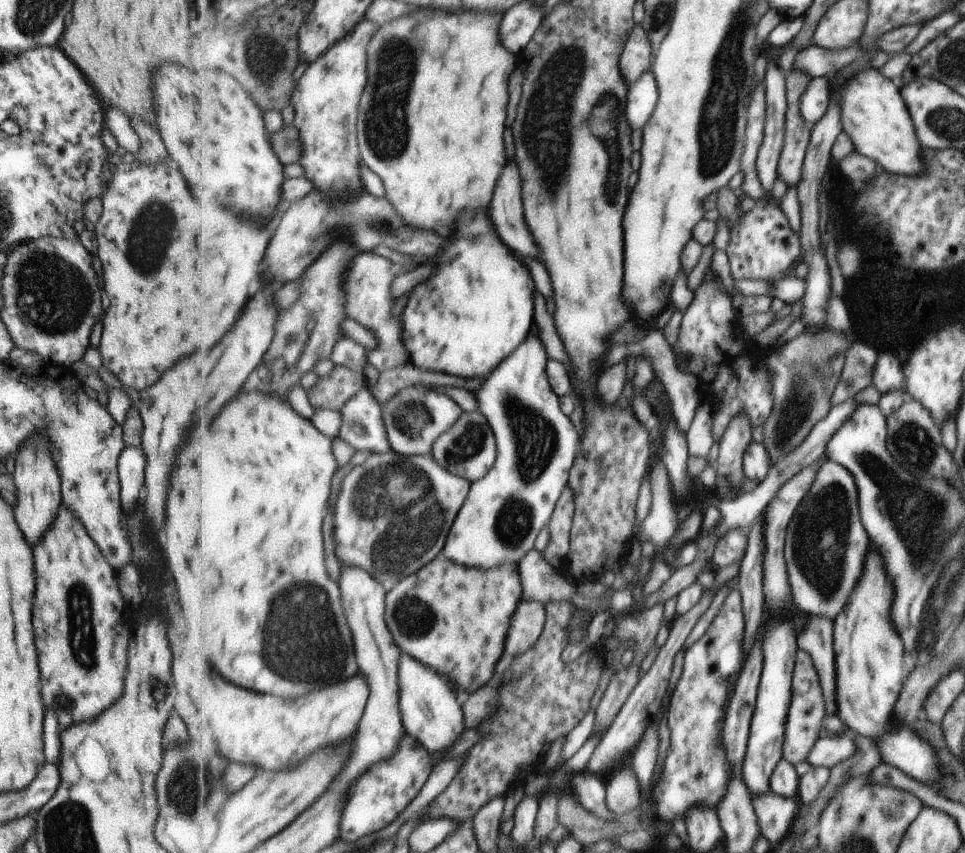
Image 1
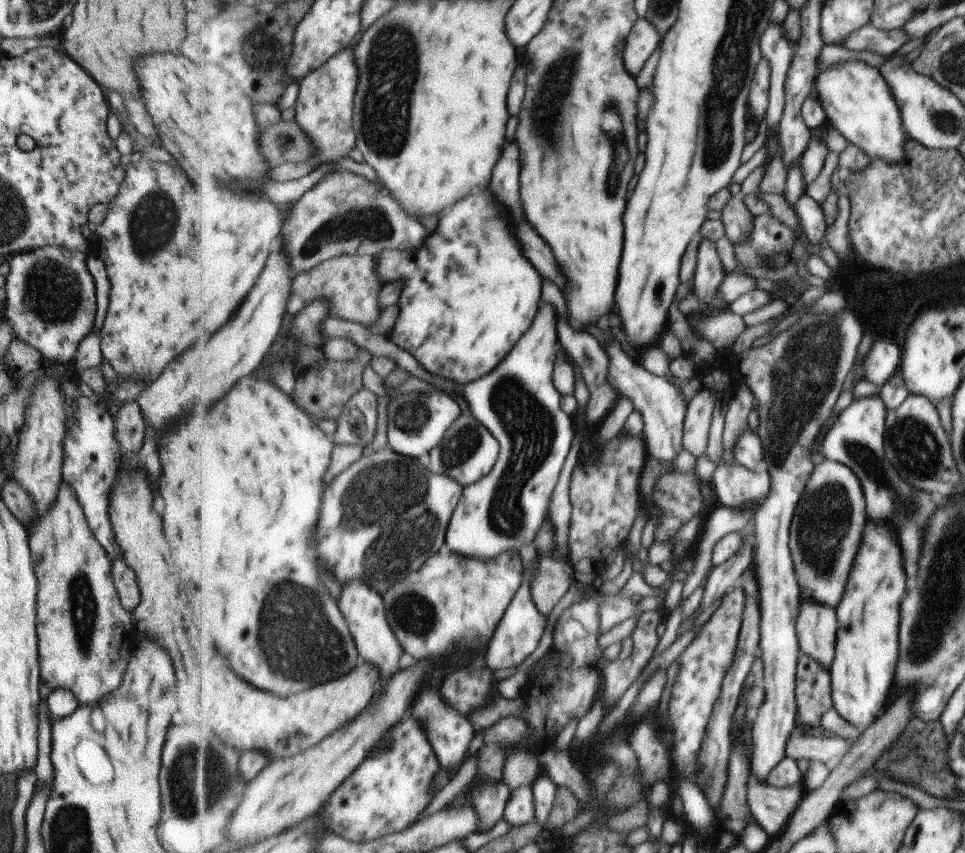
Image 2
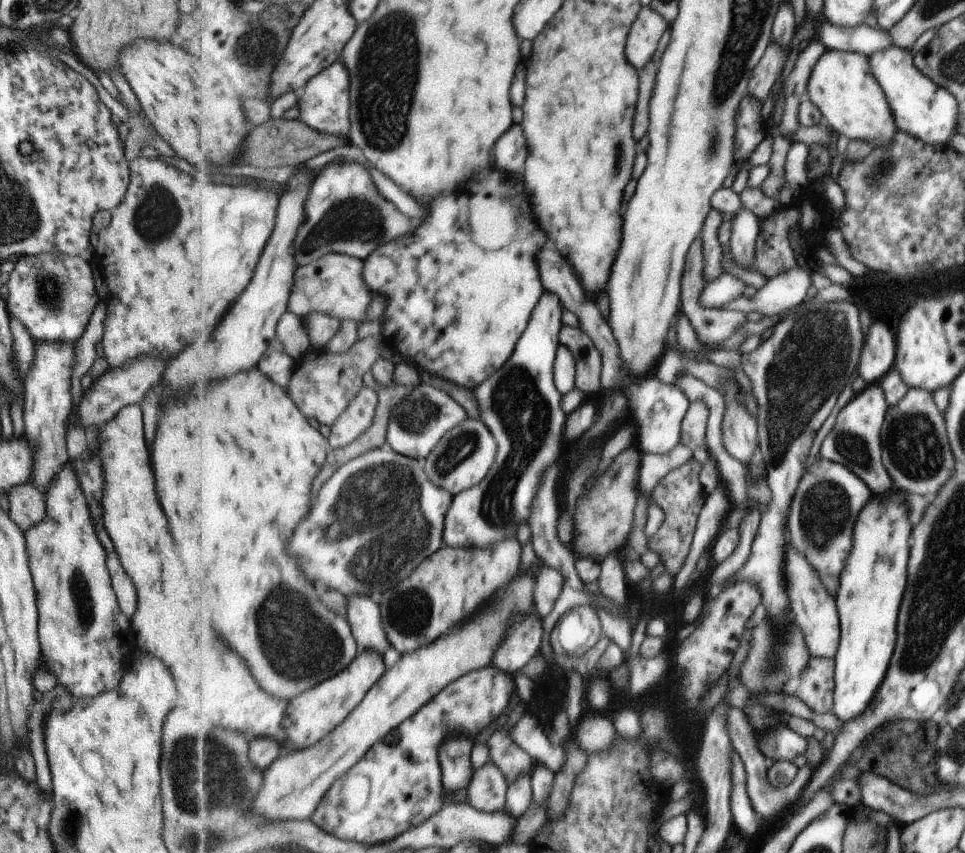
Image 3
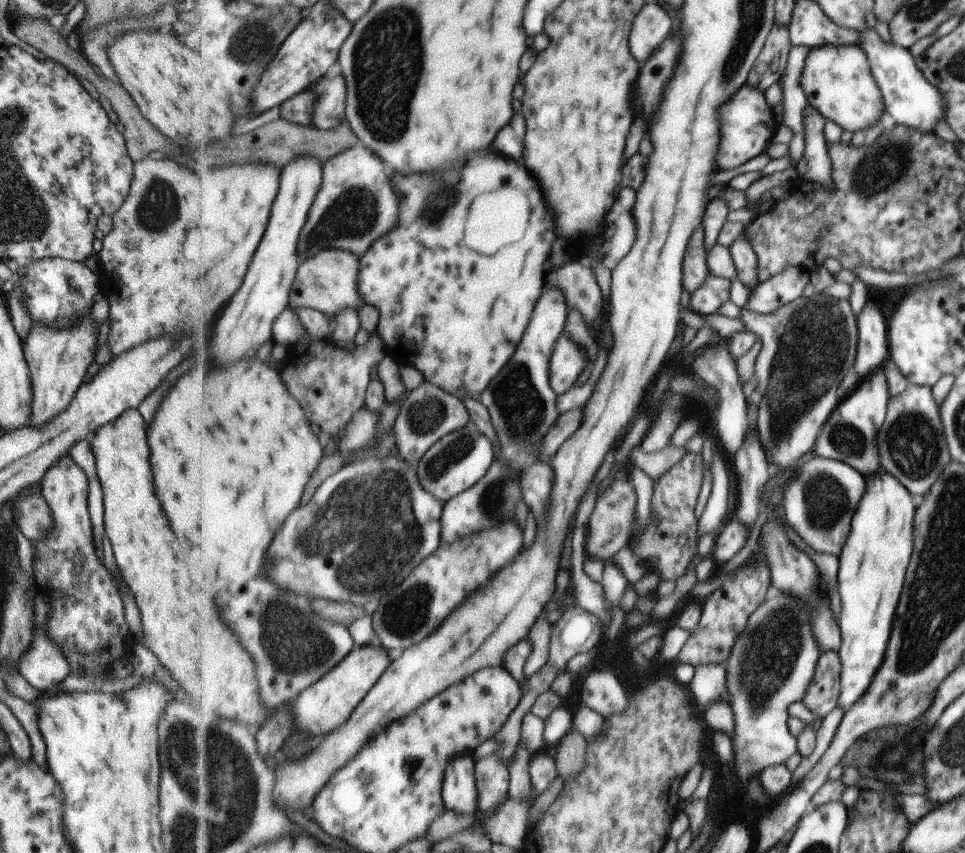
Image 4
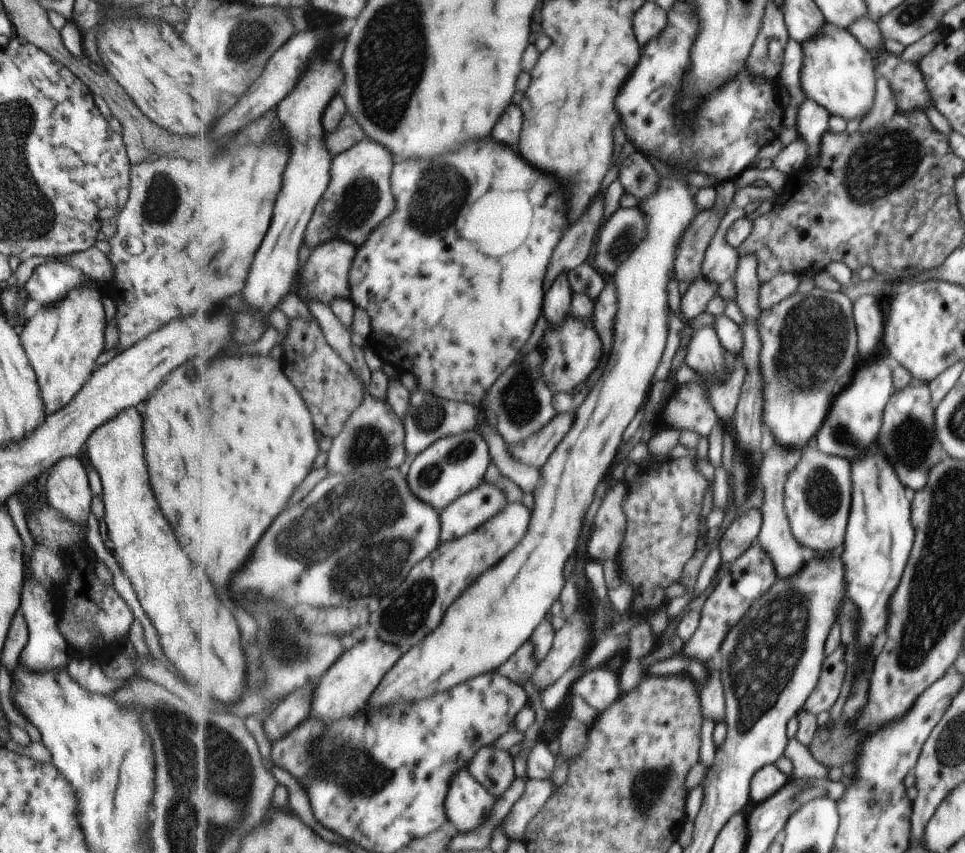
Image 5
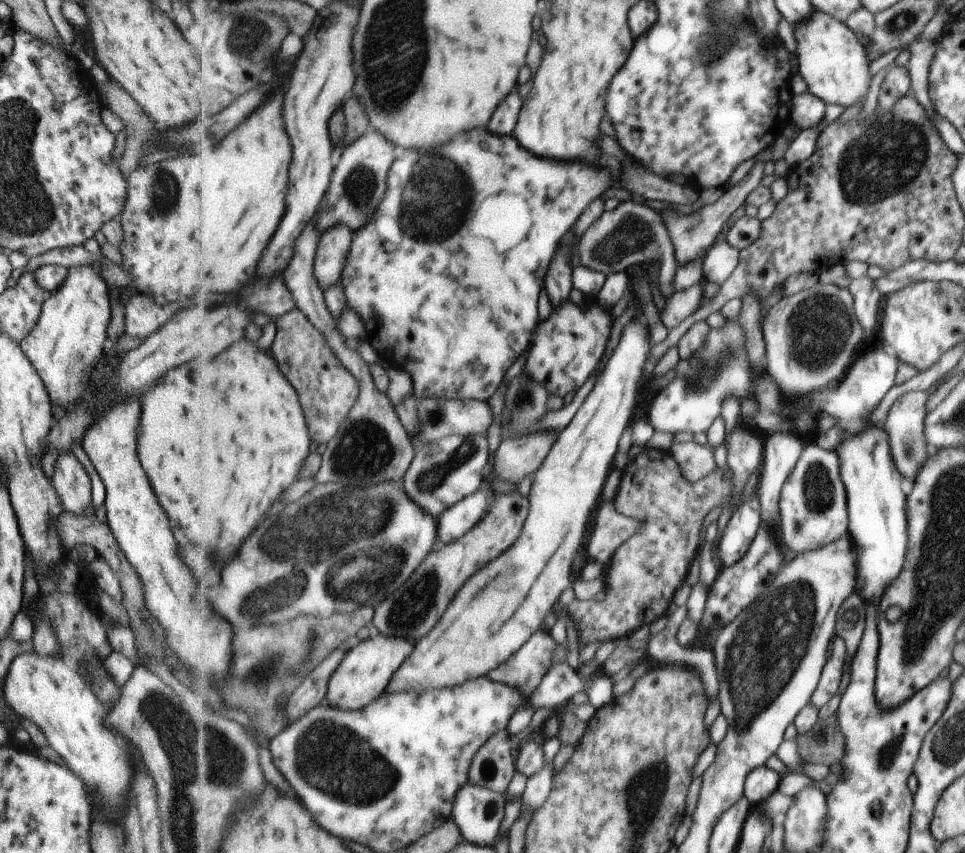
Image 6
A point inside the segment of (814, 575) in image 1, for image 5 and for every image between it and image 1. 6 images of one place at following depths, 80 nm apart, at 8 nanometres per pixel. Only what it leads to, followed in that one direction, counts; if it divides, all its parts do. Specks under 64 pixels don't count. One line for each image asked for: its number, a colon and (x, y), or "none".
2: (826, 530)
3: (830, 497)
4: (819, 504)
5: (818, 495)

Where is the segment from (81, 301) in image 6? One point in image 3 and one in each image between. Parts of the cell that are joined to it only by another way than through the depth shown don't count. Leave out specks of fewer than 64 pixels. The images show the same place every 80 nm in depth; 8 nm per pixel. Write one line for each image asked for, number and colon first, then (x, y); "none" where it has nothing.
3: (46, 396)
4: (57, 359)
5: (62, 342)

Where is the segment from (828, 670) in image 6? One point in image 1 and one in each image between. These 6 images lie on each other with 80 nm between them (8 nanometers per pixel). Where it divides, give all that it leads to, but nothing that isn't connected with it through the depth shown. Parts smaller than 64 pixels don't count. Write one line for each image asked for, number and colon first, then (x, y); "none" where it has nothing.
1: (808, 709)
2: (814, 697)
3: (817, 686)
4: (822, 698)
5: (823, 698)

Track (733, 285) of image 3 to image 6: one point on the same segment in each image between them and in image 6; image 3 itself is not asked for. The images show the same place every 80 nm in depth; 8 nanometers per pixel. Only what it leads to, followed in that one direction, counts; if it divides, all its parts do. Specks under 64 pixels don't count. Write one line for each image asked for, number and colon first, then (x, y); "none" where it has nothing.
4: (708, 299)
5: (694, 303)
6: (683, 304)

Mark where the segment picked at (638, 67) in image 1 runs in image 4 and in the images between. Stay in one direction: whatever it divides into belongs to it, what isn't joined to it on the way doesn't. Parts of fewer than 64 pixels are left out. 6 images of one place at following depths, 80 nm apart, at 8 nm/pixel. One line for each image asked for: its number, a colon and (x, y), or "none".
2: (644, 38)
3: (643, 41)
4: (651, 28)

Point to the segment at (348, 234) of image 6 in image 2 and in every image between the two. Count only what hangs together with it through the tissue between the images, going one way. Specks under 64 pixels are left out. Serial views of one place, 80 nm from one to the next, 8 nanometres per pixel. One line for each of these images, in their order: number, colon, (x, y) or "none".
2: (350, 283)
3: (335, 286)
4: (329, 282)
5: (326, 276)

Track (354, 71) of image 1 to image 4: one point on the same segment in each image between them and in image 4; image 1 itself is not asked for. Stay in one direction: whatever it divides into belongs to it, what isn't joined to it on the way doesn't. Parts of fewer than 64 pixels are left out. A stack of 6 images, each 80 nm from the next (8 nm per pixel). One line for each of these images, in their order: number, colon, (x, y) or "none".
2: (326, 104)
3: (327, 104)
4: (332, 113)

